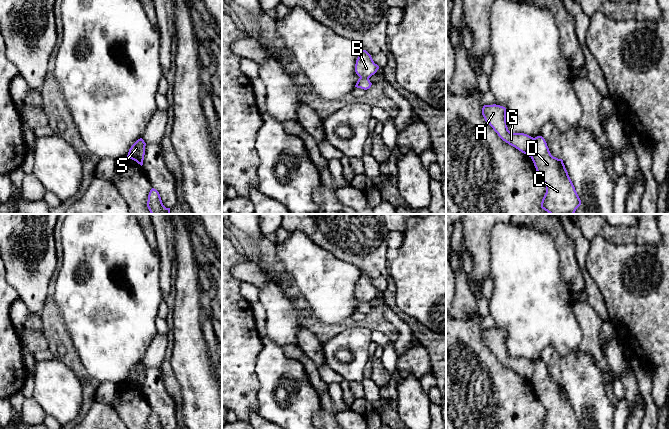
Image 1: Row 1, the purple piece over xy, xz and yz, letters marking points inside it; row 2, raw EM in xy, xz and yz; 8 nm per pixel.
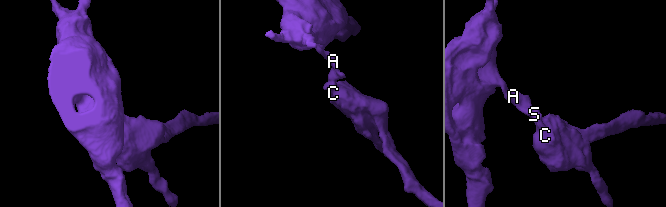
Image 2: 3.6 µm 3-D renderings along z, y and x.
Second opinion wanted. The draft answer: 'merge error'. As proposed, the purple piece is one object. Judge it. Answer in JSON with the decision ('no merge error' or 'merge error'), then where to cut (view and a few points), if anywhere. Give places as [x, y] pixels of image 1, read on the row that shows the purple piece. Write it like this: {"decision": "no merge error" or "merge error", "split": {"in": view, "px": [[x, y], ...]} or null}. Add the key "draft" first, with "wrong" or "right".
{"draft": "right", "decision": "merge error", "split": {"in": "yz", "px": [[534, 138], [534, 150], [530, 156]]}}

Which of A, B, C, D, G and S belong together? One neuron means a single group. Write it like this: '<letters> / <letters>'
A B G / C D S

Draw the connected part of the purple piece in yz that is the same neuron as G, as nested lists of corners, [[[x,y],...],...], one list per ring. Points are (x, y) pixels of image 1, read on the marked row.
[[[496,104],[484,105],[482,115],[503,141],[531,157],[534,151],[534,138],[524,133],[511,133],[508,130],[505,107]]]

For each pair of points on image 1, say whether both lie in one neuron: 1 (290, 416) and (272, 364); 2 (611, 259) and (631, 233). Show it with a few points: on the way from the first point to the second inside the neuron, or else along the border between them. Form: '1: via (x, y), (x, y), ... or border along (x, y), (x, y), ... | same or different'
1: via (276, 408), (269, 401), (270, 378) | same
2: border along (600, 236), (605, 236), (617, 244), (645, 244) | different

